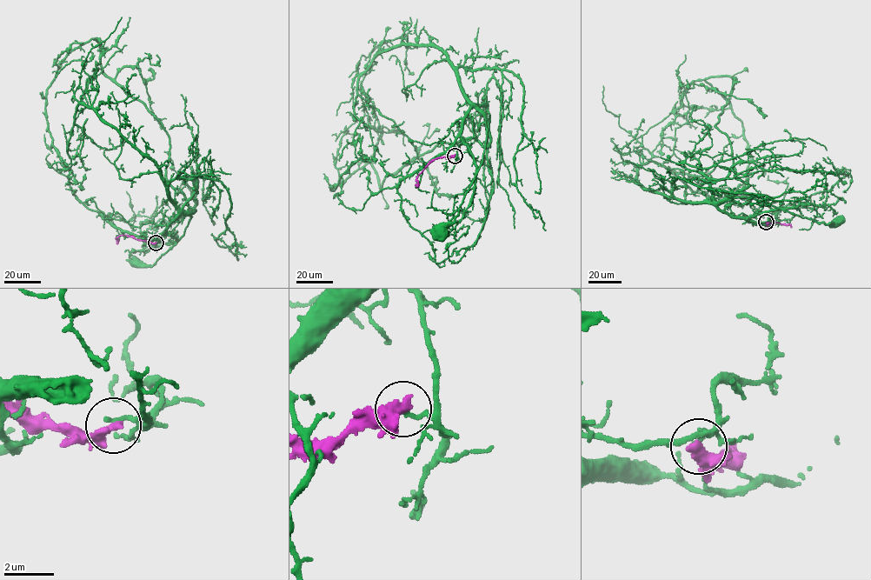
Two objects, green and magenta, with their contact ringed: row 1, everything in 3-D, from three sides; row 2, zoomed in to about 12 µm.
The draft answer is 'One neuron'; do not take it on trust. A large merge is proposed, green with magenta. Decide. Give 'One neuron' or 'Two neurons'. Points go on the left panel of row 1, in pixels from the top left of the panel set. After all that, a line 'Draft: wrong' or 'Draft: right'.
Two neurons
Draft: wrong

